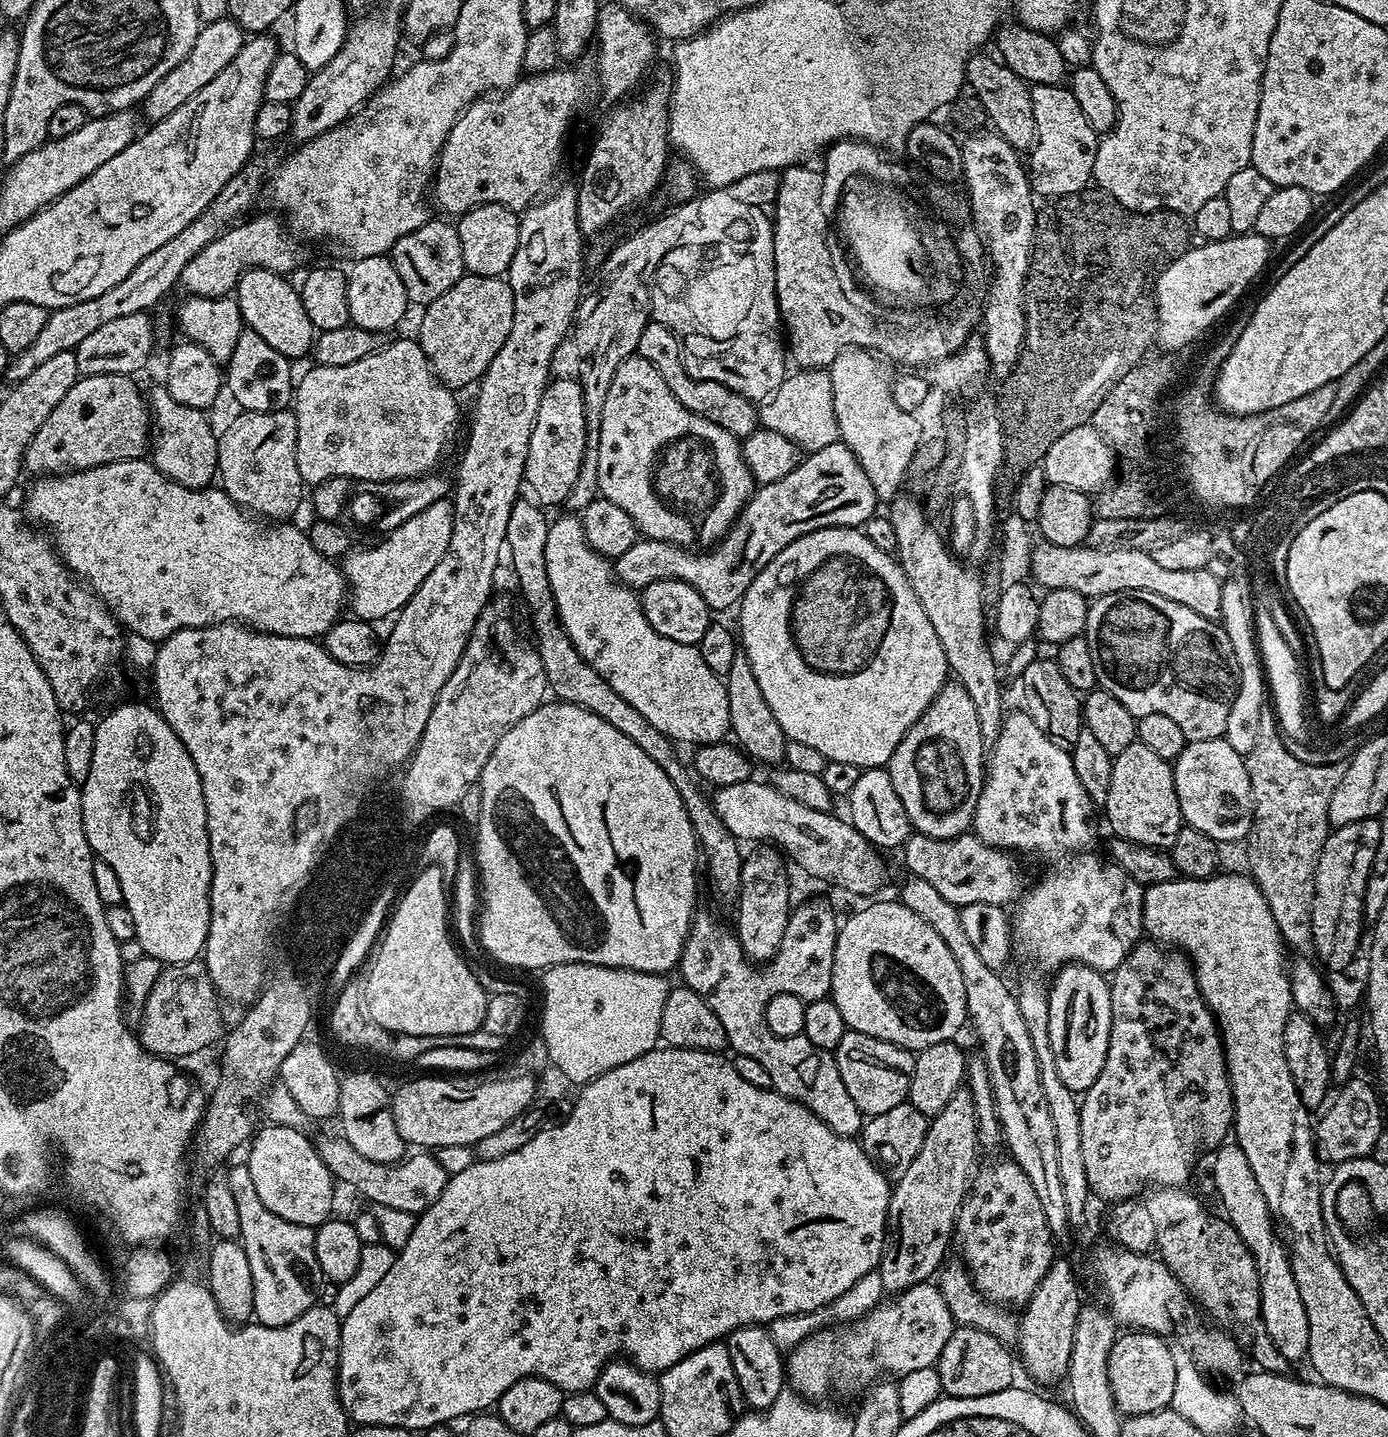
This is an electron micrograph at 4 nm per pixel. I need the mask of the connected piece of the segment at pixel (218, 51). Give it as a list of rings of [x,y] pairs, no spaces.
[[[230,18],[203,25],[194,42],[192,52],[186,54],[186,58],[182,58],[182,62],[178,62],[178,66],[174,66],[174,70],[170,70],[170,74],[166,74],[166,78],[162,78],[162,82],[158,82],[158,86],[154,86],[154,90],[150,90],[150,94],[142,102],[144,116],[148,122],[166,118],[170,114],[174,114],[174,110],[178,110],[178,106],[182,106],[182,102],[190,102],[190,98],[194,98],[194,94],[198,94],[198,90],[202,90],[202,86],[206,86],[211,80],[218,78],[218,74],[222,74],[222,70],[226,70],[226,66],[230,66],[230,62],[237,57],[238,50],[242,50],[245,39],[244,29],[236,25]]]

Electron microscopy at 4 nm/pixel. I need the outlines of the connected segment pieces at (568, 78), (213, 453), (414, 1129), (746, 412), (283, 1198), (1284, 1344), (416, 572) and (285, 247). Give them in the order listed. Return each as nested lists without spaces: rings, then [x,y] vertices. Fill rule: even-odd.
[[[557,66],[549,72],[537,72],[521,78],[503,92],[488,94],[461,114],[450,130],[448,141],[442,146],[434,177],[434,204],[452,218],[459,218],[471,208],[483,204],[501,204],[513,210],[523,210],[545,195],[552,175],[560,168],[560,155],[564,152],[564,139],[576,111],[584,104],[588,92],[584,89],[584,76],[576,66]]]
[[[157,386],[151,393],[147,393],[146,399],[148,407],[152,413],[152,422],[154,425],[154,439],[150,444],[150,459],[155,464],[156,469],[166,478],[170,478],[174,483],[181,484],[187,488],[207,488],[217,479],[216,463],[218,462],[218,439],[217,429],[212,429],[212,424],[207,420],[205,409],[191,408],[182,406],[182,402],[174,402],[170,398],[168,389],[163,386]]]
[[[424,1074],[421,1080],[412,1080],[401,1086],[390,1096],[394,1126],[398,1126],[398,1134],[402,1134],[405,1145],[415,1146],[420,1150],[437,1150],[448,1146],[474,1146],[482,1138],[494,1134],[494,1130],[502,1130],[506,1122],[518,1118],[537,1099],[537,1082],[531,1075],[516,1074],[513,1080],[484,1080],[481,1084],[472,1084],[463,1088],[452,1080],[439,1080],[436,1074]]]
[[[649,322],[646,325],[638,340],[635,355],[646,358],[646,362],[650,362],[650,366],[654,366],[654,370],[658,370],[658,374],[662,374],[662,382],[666,382],[666,386],[670,386],[670,394],[674,394],[674,398],[678,398],[678,402],[682,402],[682,406],[686,406],[686,410],[714,422],[714,426],[722,426],[722,430],[734,434],[737,438],[749,436],[758,427],[758,408],[753,401],[722,386],[722,382],[695,380],[684,369],[680,341],[664,324]]]
[[[281,1124],[267,1127],[261,1127],[251,1137],[252,1149],[246,1157],[250,1178],[254,1178],[254,1190],[258,1190],[262,1206],[278,1214],[278,1218],[315,1229],[333,1215],[334,1178],[322,1162],[315,1143],[311,1139],[308,1141],[301,1129],[287,1128]]]
[[[1221,1144],[1215,1149],[1212,1158],[1212,1184],[1224,1207],[1223,1215],[1234,1226],[1234,1230],[1238,1230],[1242,1242],[1246,1242],[1258,1270],[1260,1317],[1266,1326],[1266,1334],[1270,1334],[1270,1342],[1278,1346],[1278,1354],[1290,1362],[1303,1361],[1307,1357],[1310,1342],[1306,1306],[1302,1306],[1302,1294],[1298,1294],[1298,1282],[1294,1282],[1289,1249],[1283,1239],[1280,1241],[1276,1237],[1276,1228],[1272,1225],[1274,1214],[1266,1202],[1266,1194],[1262,1194],[1262,1186],[1258,1186],[1258,1178],[1254,1178],[1254,1170],[1250,1170],[1250,1162],[1246,1154],[1242,1154],[1239,1144]]]
[[[445,498],[421,508],[408,516],[402,526],[380,538],[373,548],[353,550],[343,557],[342,571],[355,619],[377,622],[383,616],[398,613],[410,602],[450,546],[450,534],[454,530],[452,505],[453,501]]]
[[[279,215],[241,219],[231,225],[210,246],[204,246],[197,257],[182,270],[180,284],[185,293],[206,298],[218,298],[235,293],[240,275],[252,268],[269,268],[272,272],[292,274],[304,260],[301,241],[286,227]],[[277,216],[277,217],[276,217]],[[280,219],[280,220],[279,220]],[[300,243],[300,244],[299,244]]]

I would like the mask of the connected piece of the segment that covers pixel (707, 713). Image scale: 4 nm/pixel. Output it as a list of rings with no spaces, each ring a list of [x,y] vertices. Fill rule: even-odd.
[[[563,515],[557,520],[555,517],[548,525],[546,574],[554,594],[556,615],[578,654],[582,654],[584,661],[594,666],[650,726],[662,730],[672,741],[691,746],[721,743],[730,732],[730,698],[726,698],[724,680],[706,666],[697,645],[674,642],[674,638],[658,634],[658,630],[646,622],[637,589],[628,587],[620,579],[613,561],[595,552],[590,542],[586,542],[579,515]]]

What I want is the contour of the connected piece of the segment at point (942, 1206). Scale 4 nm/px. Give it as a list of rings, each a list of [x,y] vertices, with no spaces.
[[[961,1086],[956,1089],[955,1092],[952,1093],[951,1096],[945,1099],[944,1104],[940,1107],[940,1111],[936,1113],[935,1116],[931,1117],[930,1123],[928,1125],[928,1129],[926,1130],[926,1138],[922,1142],[922,1150],[918,1150],[918,1154],[914,1154],[914,1162],[910,1162],[910,1166],[906,1166],[906,1174],[902,1174],[899,1178],[891,1185],[892,1197],[888,1199],[888,1227],[884,1234],[884,1249],[882,1250],[882,1254],[880,1255],[880,1266],[878,1271],[882,1274],[882,1286],[884,1287],[885,1293],[895,1294],[898,1292],[905,1292],[910,1286],[914,1286],[915,1284],[923,1284],[925,1282],[931,1281],[933,1277],[937,1275],[938,1269],[945,1263],[946,1257],[944,1255],[947,1254],[948,1248],[950,1252],[950,1245],[954,1240],[954,1233],[956,1230],[956,1215],[958,1214],[958,1210],[962,1206],[962,1202],[964,1201],[964,1195],[968,1193],[968,1185],[974,1175],[974,1167],[972,1168],[972,1163],[976,1160],[976,1148],[978,1149],[978,1137],[976,1134],[976,1111],[974,1110],[974,1098],[970,1094],[970,1090],[967,1086]]]

